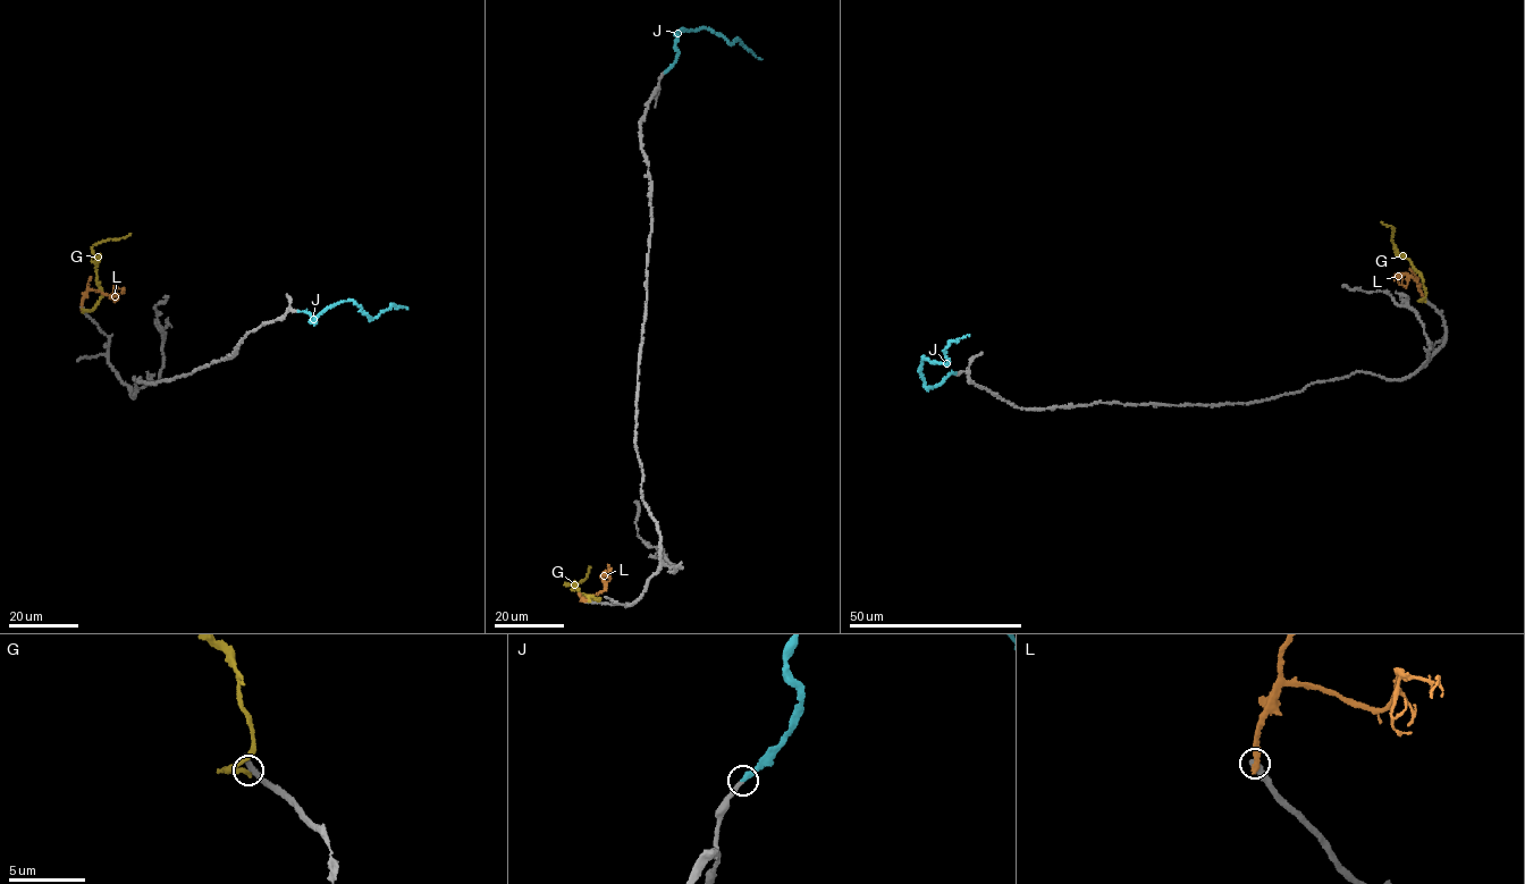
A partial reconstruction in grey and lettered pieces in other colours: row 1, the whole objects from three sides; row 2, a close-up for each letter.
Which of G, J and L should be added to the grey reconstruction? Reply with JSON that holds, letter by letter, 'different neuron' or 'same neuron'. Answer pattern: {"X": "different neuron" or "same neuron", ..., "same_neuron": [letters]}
{"G": "different neuron", "J": "same neuron", "L": "different neuron", "same_neuron": ["J"]}

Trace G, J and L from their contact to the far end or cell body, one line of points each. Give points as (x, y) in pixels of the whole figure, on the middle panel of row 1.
G: (589, 602), (589, 596), (598, 598), (583, 596), (573, 583), (565, 583), (580, 582), (590, 566)
J: (665, 72), (677, 52), (675, 35), (682, 31), (699, 28), (708, 27), (731, 44), (740, 40), (761, 59)
L: (587, 602), (582, 599), (604, 589), (603, 575), (609, 565)

